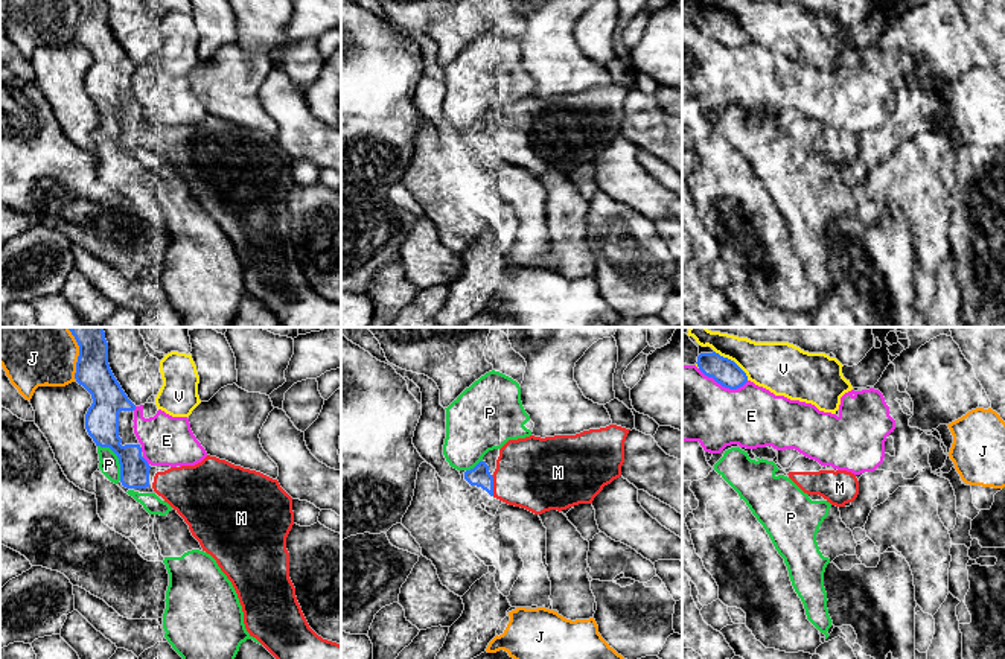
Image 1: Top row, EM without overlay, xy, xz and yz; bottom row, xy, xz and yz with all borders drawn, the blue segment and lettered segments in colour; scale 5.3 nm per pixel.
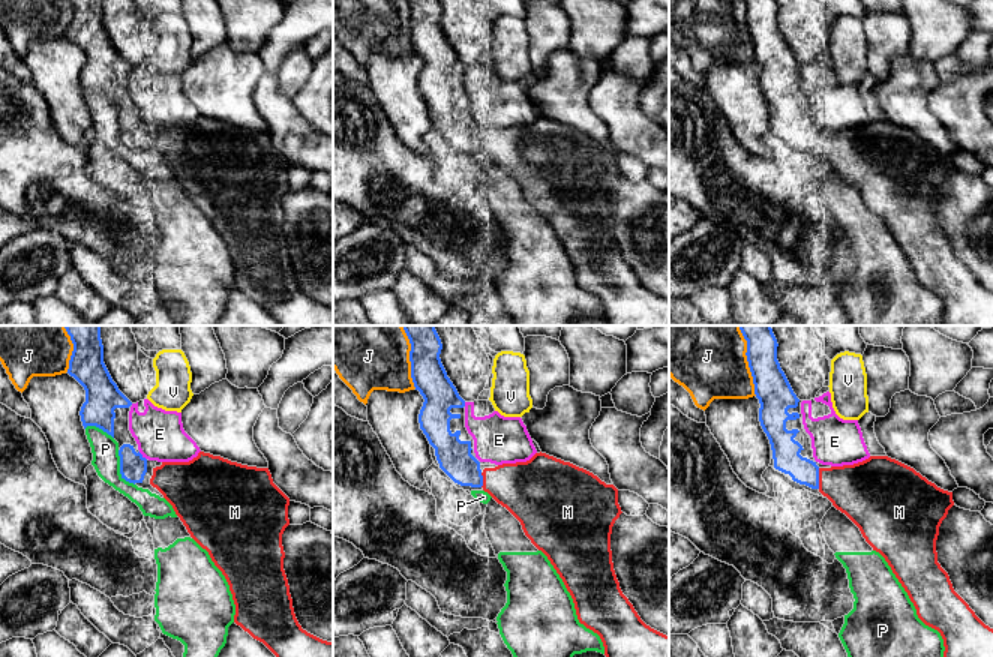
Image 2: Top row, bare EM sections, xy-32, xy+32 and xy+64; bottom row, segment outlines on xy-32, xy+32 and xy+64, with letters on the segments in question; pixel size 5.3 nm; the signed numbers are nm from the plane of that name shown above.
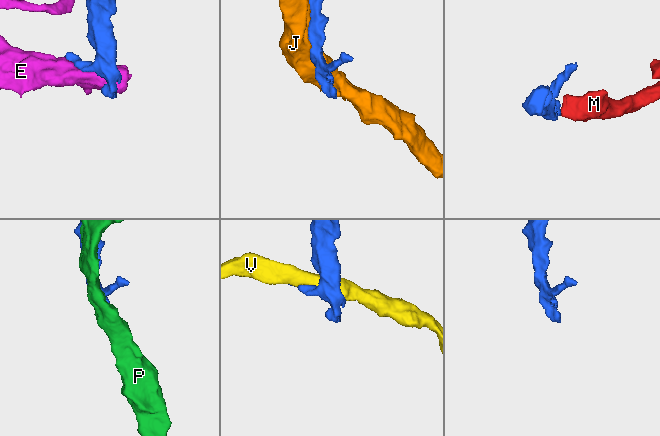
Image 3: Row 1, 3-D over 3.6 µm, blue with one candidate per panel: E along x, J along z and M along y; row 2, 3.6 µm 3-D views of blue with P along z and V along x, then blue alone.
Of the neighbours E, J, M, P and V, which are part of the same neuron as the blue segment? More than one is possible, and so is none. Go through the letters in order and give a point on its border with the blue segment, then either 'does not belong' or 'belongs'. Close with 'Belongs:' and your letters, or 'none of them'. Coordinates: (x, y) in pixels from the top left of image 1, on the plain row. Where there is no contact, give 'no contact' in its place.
E: contact yz (724, 44); does not belong
J: contact xy (78, 20); does not belong
M: contact xz (492, 145); belongs
P: contact xy (118, 116); does not belong
V: contact yz (733, 20); does not belong
Belongs: M

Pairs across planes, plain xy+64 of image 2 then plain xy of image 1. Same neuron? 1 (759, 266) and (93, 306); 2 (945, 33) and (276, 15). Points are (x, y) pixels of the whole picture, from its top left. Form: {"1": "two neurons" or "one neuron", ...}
{"1": "two neurons", "2": "one neuron"}

